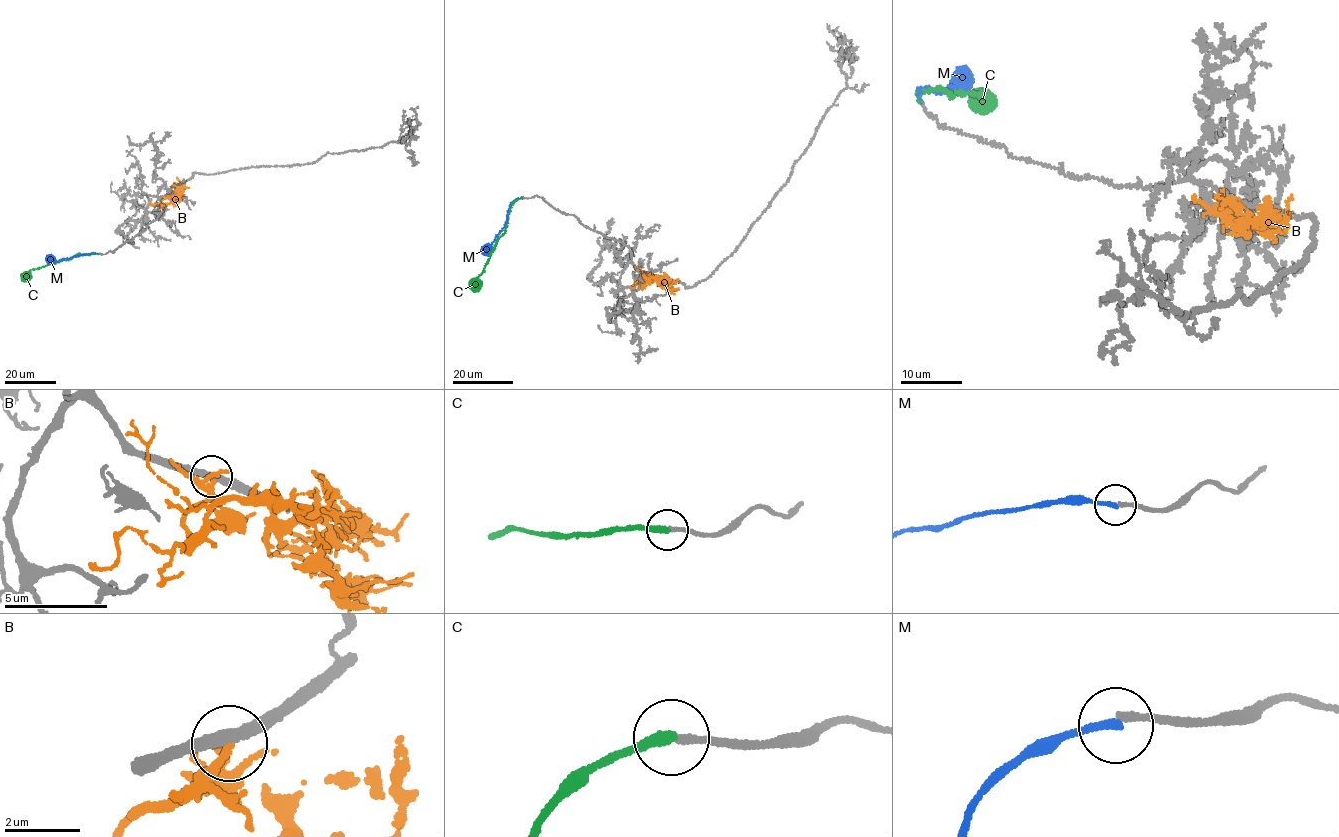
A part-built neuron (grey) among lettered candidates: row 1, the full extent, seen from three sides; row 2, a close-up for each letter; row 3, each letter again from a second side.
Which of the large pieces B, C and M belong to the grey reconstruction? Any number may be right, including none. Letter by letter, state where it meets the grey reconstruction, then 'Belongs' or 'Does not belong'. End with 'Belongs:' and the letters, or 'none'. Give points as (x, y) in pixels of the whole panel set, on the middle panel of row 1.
B: Touches grey at (649, 274). Does not belong
C: Touches grey at (522, 197). Belongs
M: Touches grey at (522, 198). Does not belong
Belongs: C

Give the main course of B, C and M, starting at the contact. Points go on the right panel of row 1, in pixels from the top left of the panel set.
B: (1229, 197), (1228, 201), (1233, 204), (1222, 215), (1225, 219), (1244, 218), (1263, 230), (1286, 216), (1292, 193)
C: (919, 102), (916, 93), (922, 90), (952, 96), (954, 90), (982, 91), (974, 97), (978, 104)
M: (921, 102), (919, 88), (946, 92), (949, 86), (965, 85), (968, 76)

